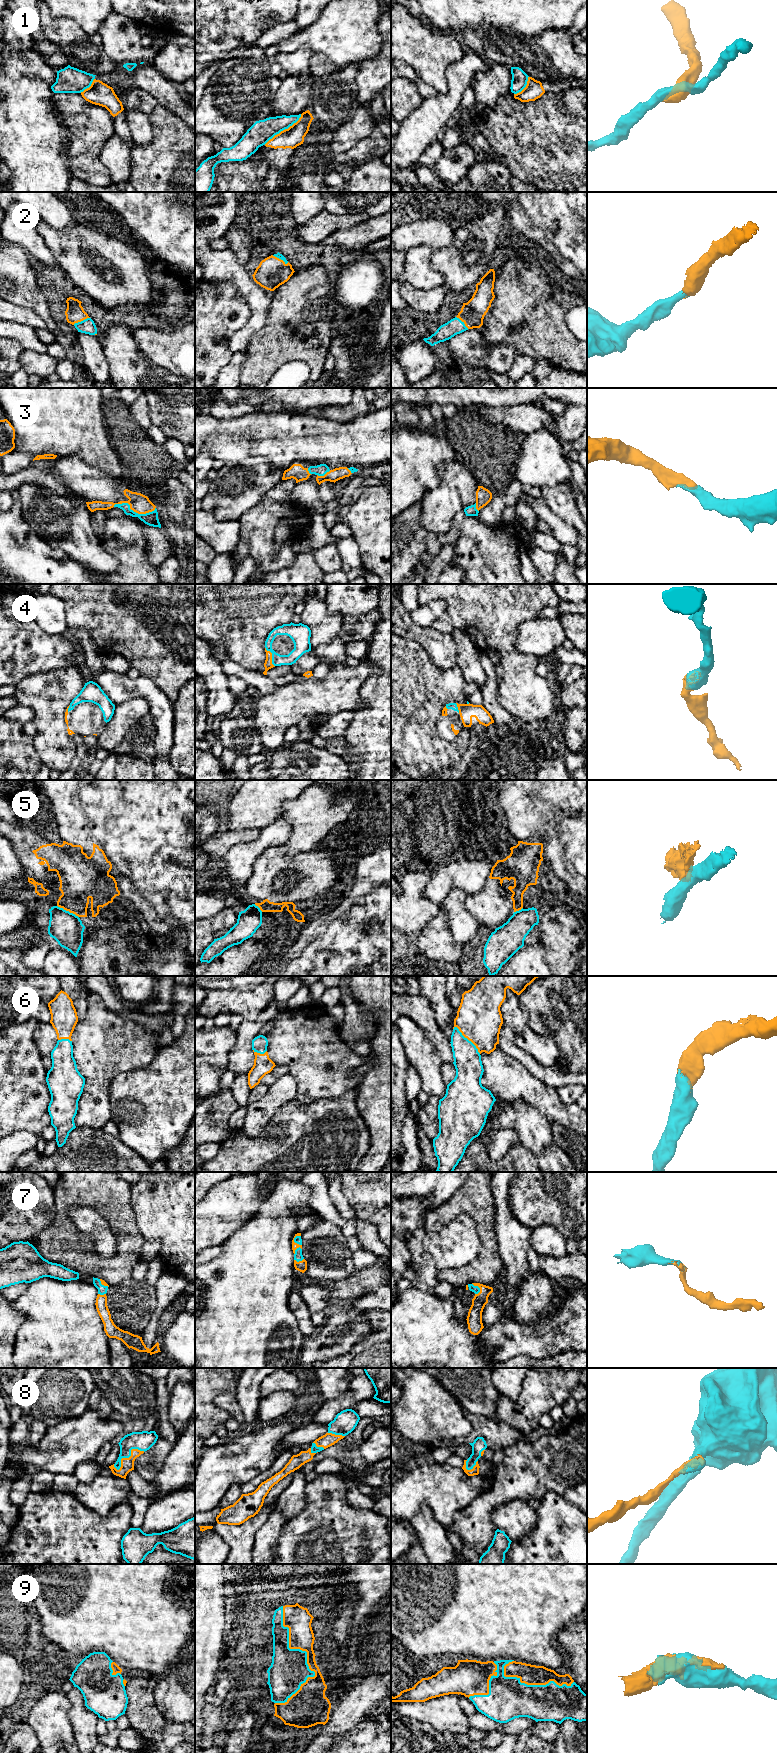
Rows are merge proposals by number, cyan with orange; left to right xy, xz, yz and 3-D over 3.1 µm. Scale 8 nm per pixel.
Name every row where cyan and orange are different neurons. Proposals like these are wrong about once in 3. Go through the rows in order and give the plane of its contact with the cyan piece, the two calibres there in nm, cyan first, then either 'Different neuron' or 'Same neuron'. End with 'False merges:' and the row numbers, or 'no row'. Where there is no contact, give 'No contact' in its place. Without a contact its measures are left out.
1: Touches cyan in xz. Thickness 180 nm (cyan) against 160 nm. Different neuron
2: Touches cyan in xz. Thickness 50 nm (cyan) against 240 nm. Same neuron
3: Touches cyan in xy. Thickness 110 nm (cyan) against 160 nm. Same neuron
4: Touches cyan in xz. Thickness 130 nm (cyan) against 70 nm. Same neuron
5: Touches cyan in xy. Thickness 260 nm (cyan) against 300 nm. Different neuron
6: Touches cyan in yz. Thickness 220 nm (cyan) against 360 nm. Same neuron
7: Touches cyan in yz. Thickness 60 nm (cyan) against 120 nm. Same neuron
8: Touches cyan in xy. Thickness 160 nm (cyan) against 110 nm. Same neuron
9: Touches cyan in xz. Thickness 300 nm (cyan) against 200 nm. Same neuron
False merges: 1, 5

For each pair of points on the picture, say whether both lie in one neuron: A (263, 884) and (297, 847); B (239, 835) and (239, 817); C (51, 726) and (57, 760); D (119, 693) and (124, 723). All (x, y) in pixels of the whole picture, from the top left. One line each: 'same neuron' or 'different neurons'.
A: different neurons
B: different neurons
C: same neuron
D: different neurons

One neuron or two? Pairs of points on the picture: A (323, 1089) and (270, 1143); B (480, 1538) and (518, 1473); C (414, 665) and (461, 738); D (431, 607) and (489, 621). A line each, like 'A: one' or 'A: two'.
A: two
B: one
C: one
D: two

